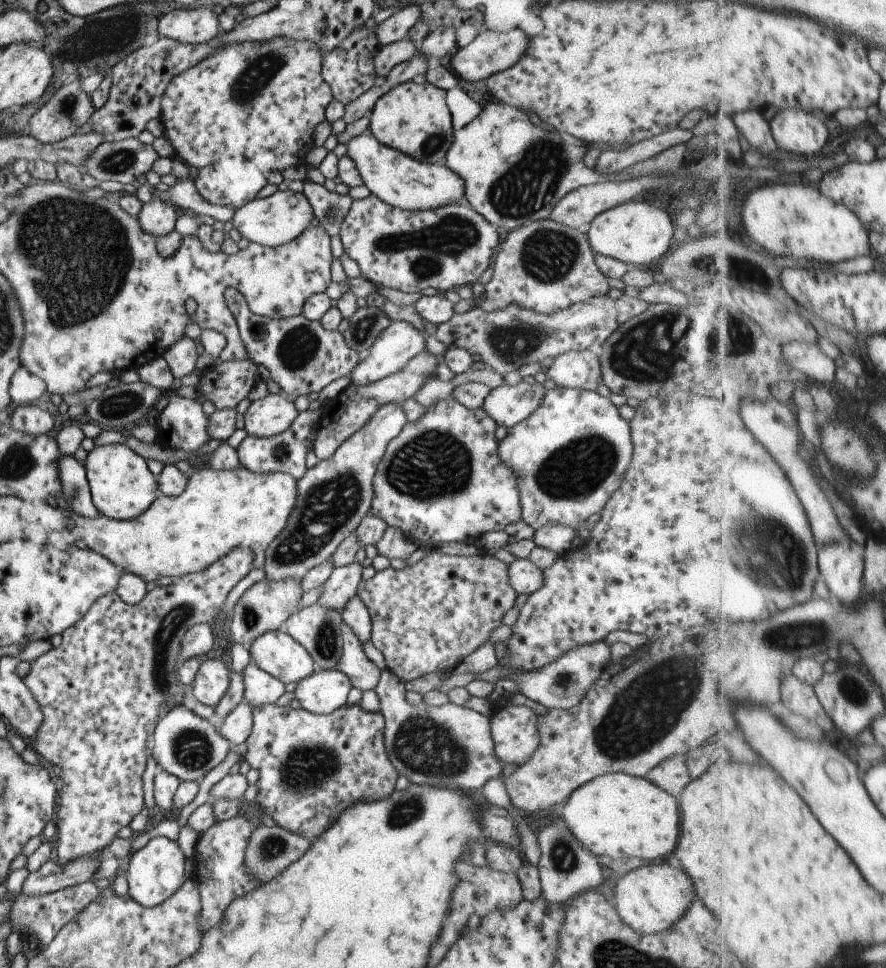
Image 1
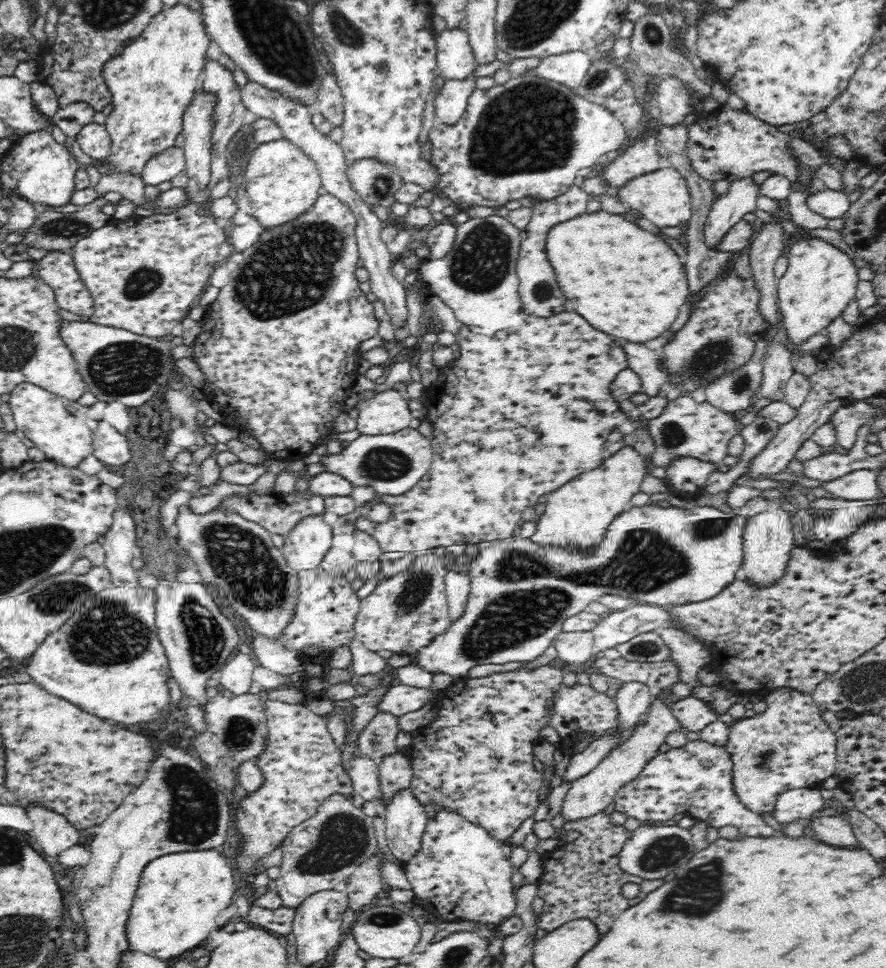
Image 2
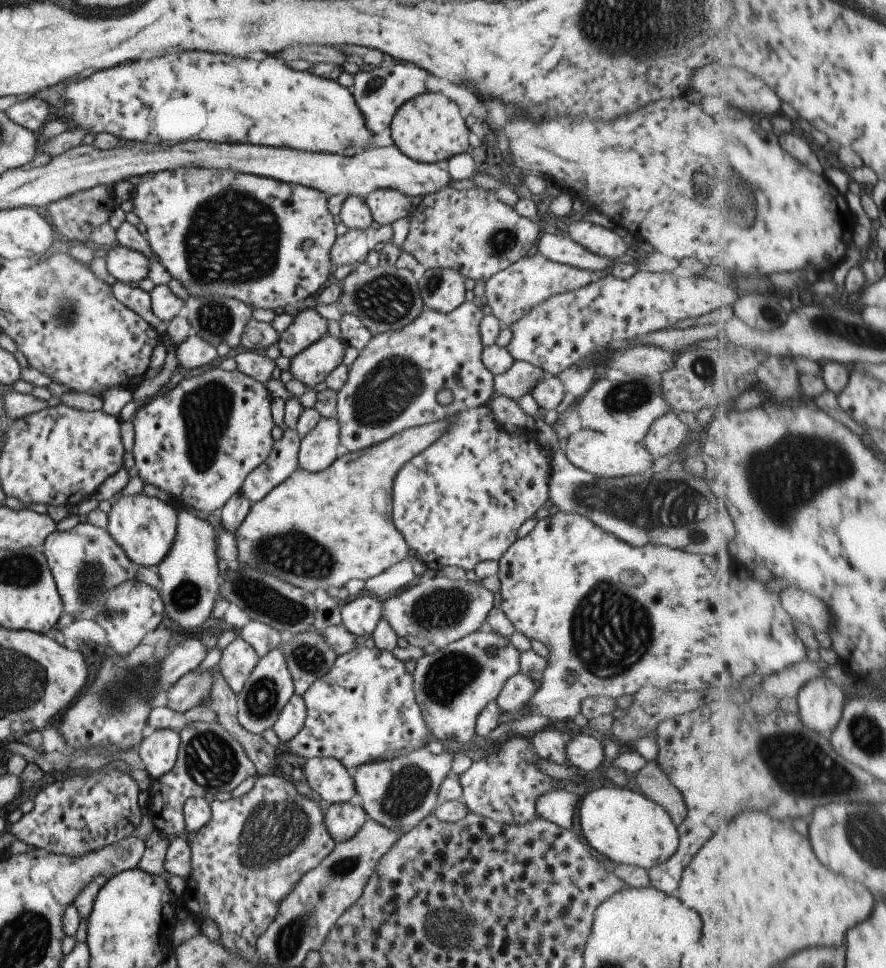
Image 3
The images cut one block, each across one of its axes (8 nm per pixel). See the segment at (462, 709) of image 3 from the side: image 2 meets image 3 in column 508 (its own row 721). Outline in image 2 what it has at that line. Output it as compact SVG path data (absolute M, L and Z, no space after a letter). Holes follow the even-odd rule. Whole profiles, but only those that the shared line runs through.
M654 699L649 710L641 716L641 720L637 723L632 738L628 738L620 748L612 750L611 754L600 761L600 764L592 772L571 782L560 812L566 824L596 816L613 804L616 792L628 785L628 782L634 781L642 773L645 765L648 765L648 762L659 754L658 749L664 745L666 734L681 729L678 719L672 715L670 705L659 699Z

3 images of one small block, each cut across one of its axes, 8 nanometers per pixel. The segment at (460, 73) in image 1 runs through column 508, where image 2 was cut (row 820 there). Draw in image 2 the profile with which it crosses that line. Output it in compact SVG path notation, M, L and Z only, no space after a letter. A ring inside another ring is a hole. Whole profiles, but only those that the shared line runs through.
M42 806L27 808L33 828L28 831L30 842L42 848L48 856L56 856L78 844L78 829L66 817Z

